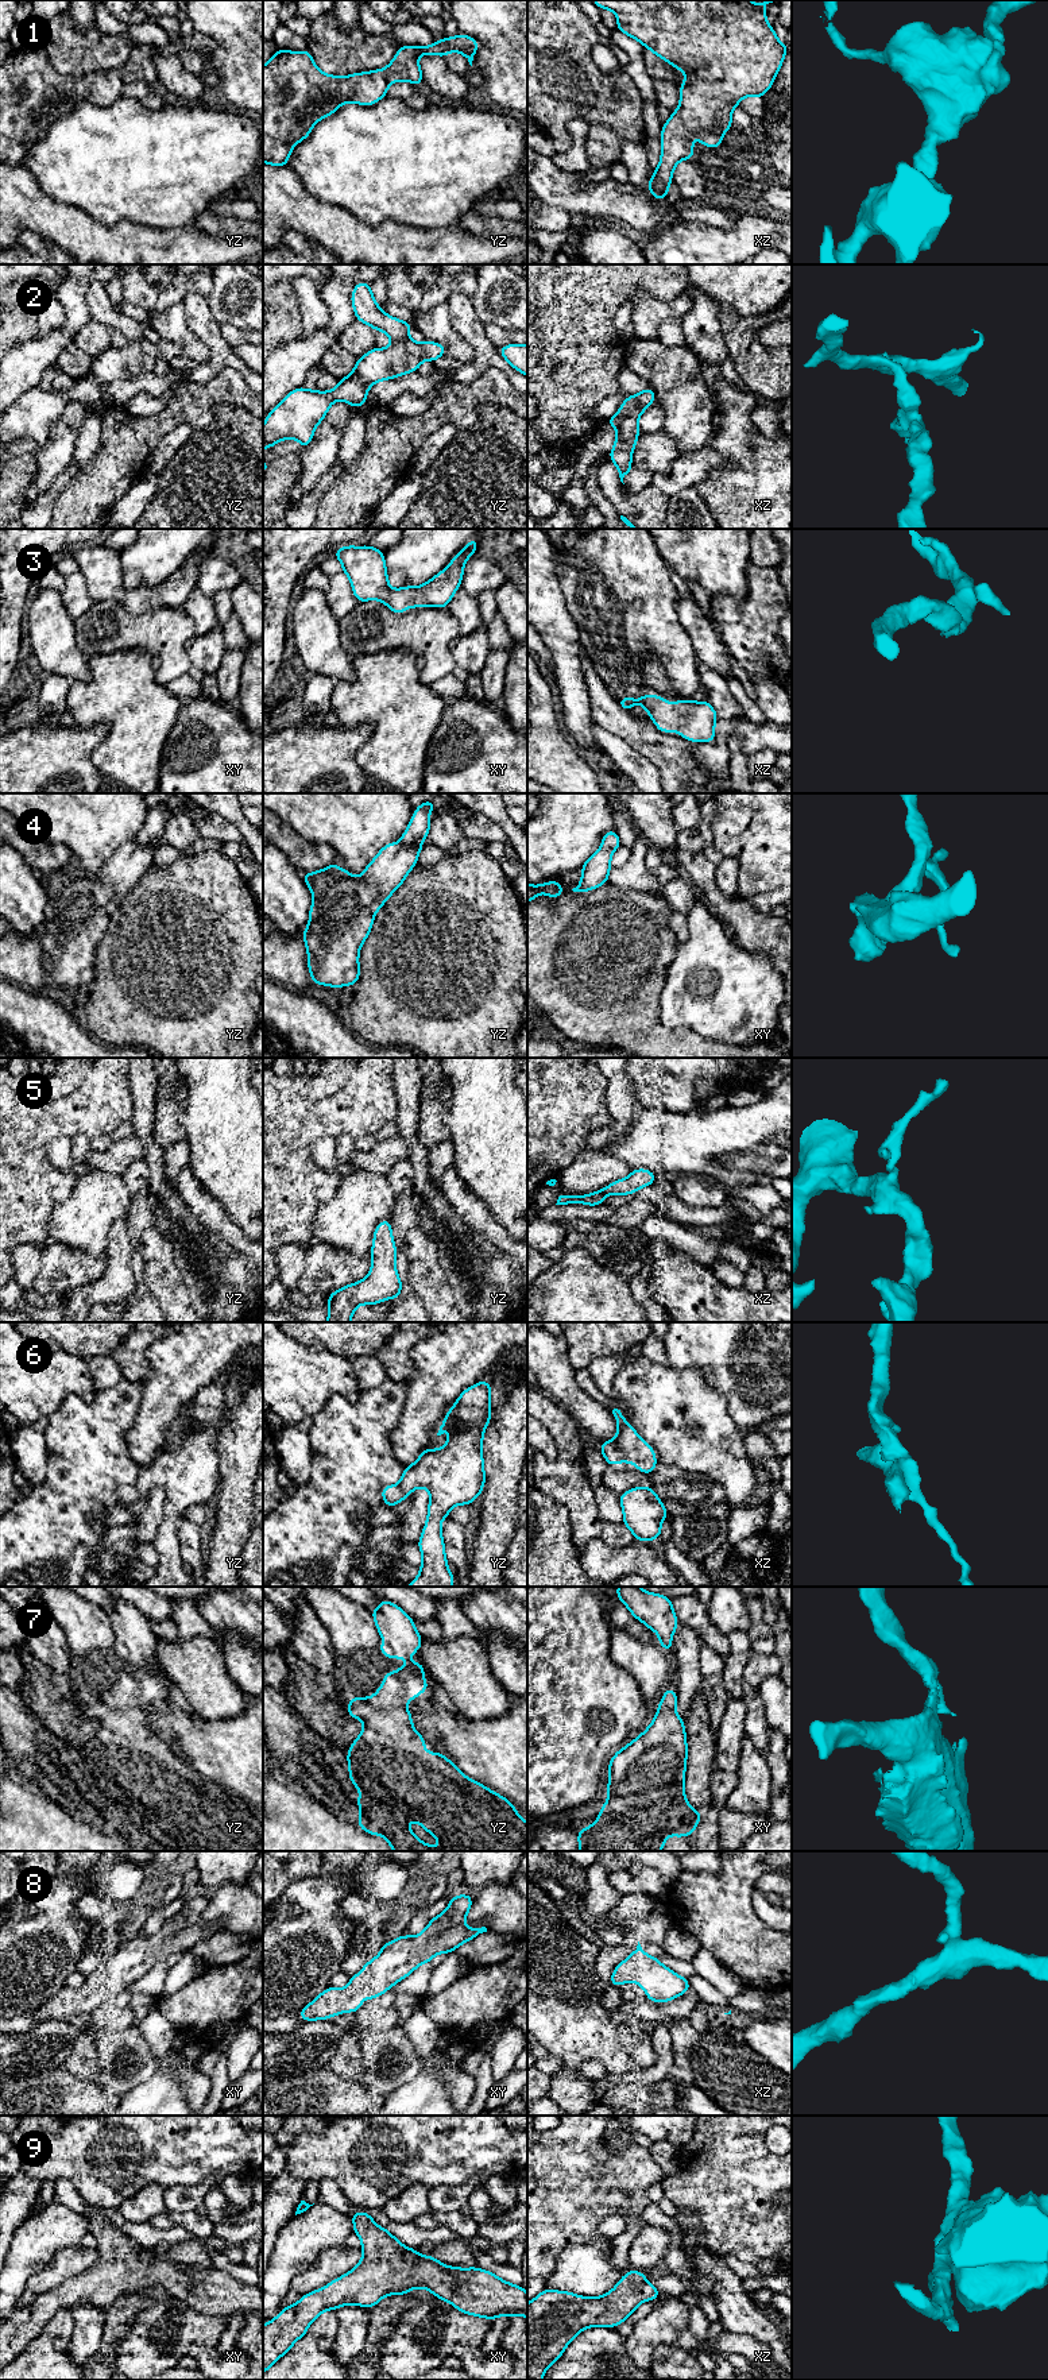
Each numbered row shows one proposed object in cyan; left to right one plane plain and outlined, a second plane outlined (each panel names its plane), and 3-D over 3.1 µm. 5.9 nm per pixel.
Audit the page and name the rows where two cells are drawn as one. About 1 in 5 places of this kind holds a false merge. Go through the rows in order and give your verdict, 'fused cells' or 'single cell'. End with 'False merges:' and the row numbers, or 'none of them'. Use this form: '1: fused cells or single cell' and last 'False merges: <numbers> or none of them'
1: single cell
2: fused cells
3: single cell
4: single cell
5: single cell
6: single cell
7: single cell
8: single cell
9: single cell
False merges: 2

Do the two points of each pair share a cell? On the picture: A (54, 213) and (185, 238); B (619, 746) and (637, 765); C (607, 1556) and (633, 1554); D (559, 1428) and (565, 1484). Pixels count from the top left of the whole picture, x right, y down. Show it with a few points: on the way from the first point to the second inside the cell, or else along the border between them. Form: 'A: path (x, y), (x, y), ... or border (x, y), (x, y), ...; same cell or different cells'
A: path (86, 240), (91, 243), (153, 243); same cell
B: path (622, 750), (633, 761); same cell
C: path (614, 1556), (626, 1556); same cell
D: path (565, 1441), (565, 1471); same cell

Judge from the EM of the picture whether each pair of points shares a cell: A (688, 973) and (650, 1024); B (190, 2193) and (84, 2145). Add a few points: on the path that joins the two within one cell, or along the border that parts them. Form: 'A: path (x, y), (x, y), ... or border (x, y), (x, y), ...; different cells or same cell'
A: border (664, 978), (661, 1022), (668, 1027), (688, 1027); different cells
B: border (207, 2176), (196, 2185), (177, 2185), (165, 2190); different cells

